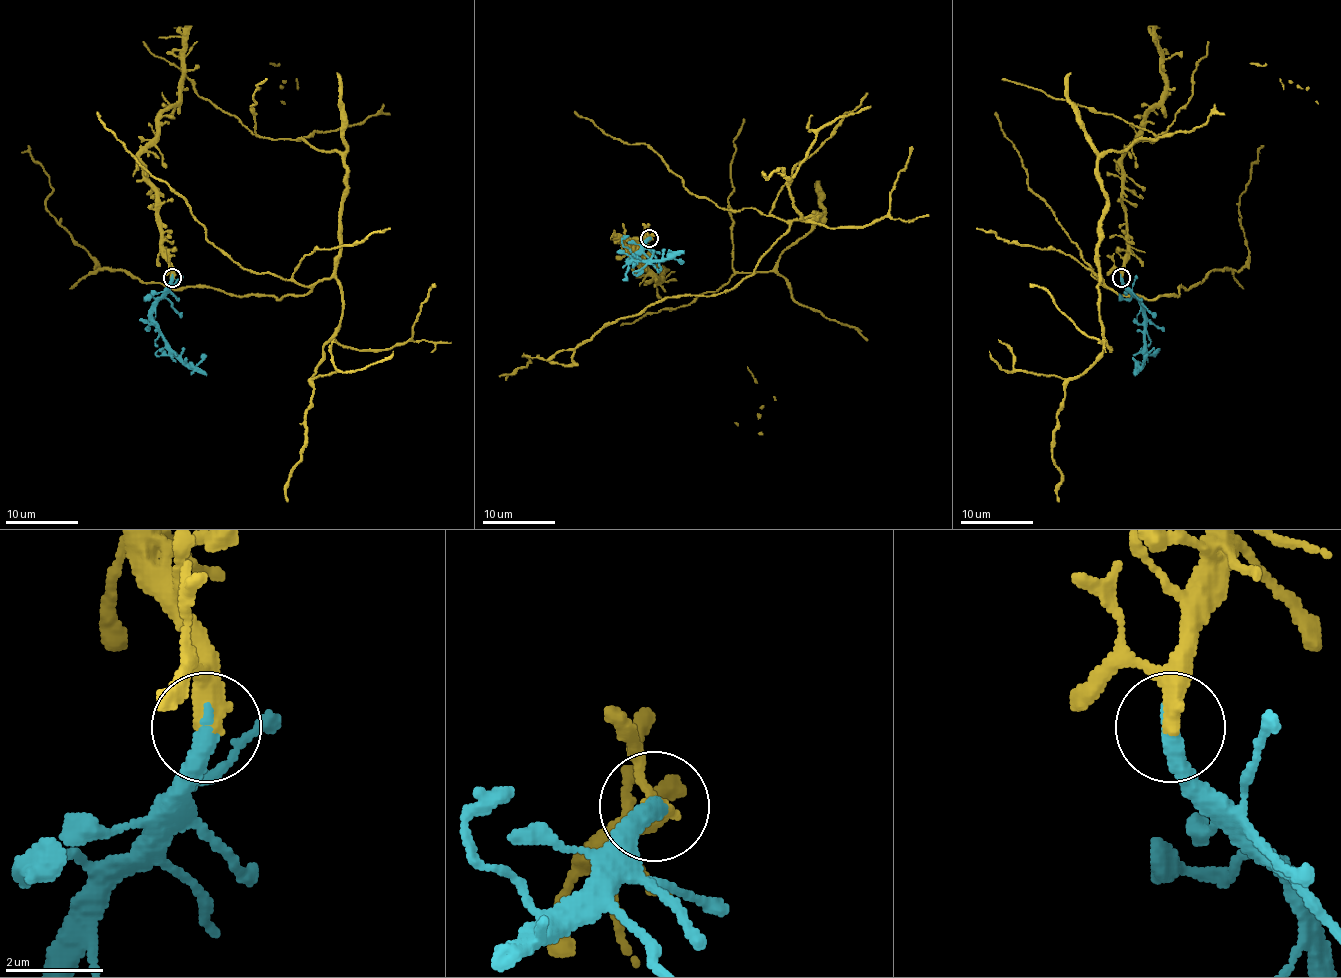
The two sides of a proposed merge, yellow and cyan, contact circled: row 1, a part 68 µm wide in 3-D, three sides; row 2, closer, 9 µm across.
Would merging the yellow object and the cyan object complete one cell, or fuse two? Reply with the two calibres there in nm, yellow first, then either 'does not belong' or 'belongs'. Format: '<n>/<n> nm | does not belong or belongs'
340/400 nm | belongs

